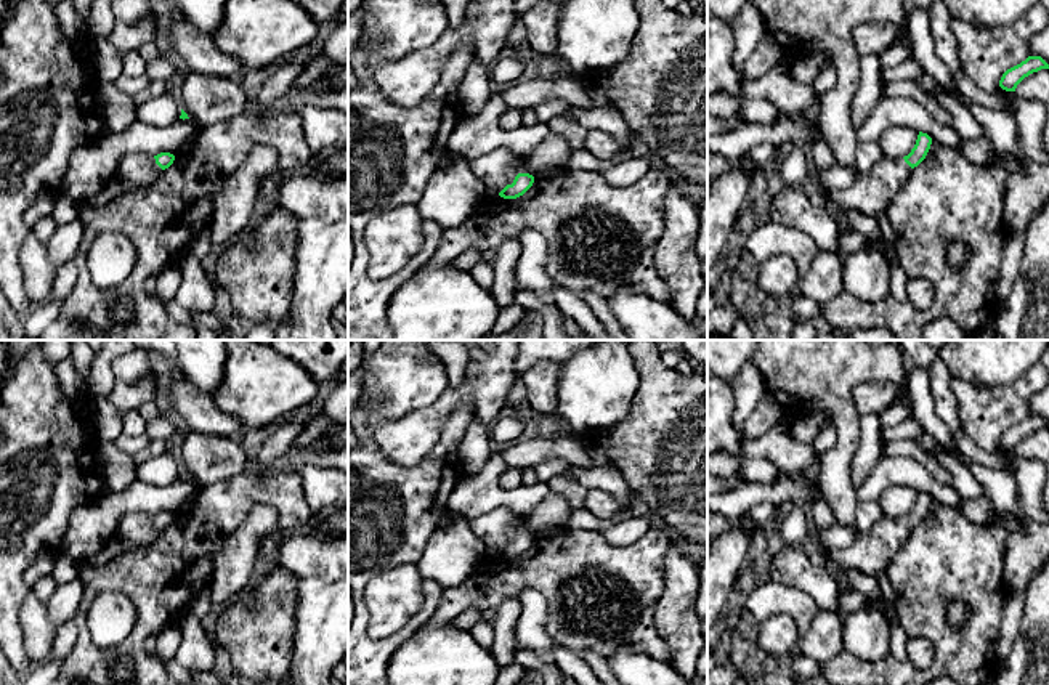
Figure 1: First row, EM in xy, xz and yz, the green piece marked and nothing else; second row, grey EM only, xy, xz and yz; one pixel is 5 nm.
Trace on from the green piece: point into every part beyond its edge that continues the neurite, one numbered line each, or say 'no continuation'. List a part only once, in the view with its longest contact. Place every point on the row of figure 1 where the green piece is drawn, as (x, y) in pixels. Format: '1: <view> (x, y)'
1: xz (496, 170)

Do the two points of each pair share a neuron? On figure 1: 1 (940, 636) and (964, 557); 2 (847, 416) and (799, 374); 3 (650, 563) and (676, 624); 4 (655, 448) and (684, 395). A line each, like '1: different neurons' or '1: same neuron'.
1: same neuron
2: same neuron
3: different neurons
4: same neuron

